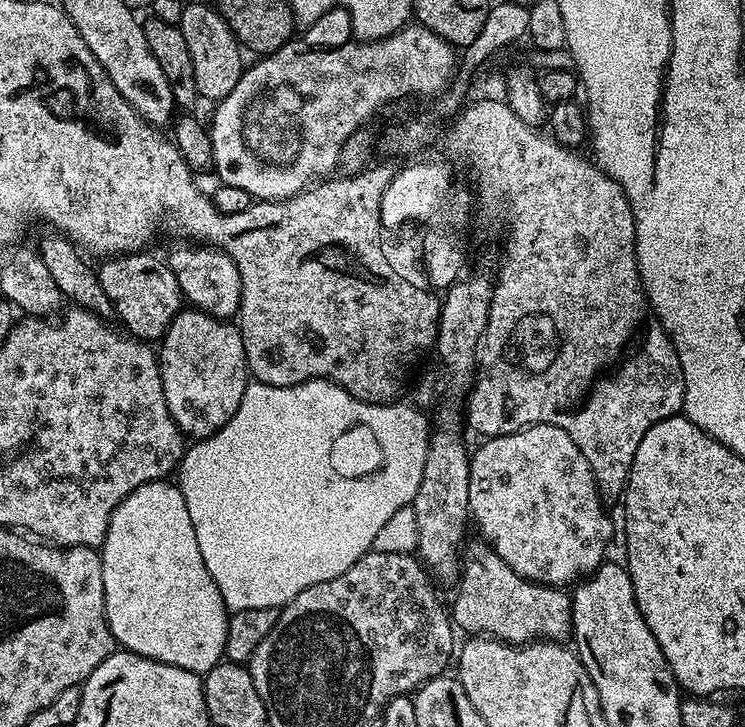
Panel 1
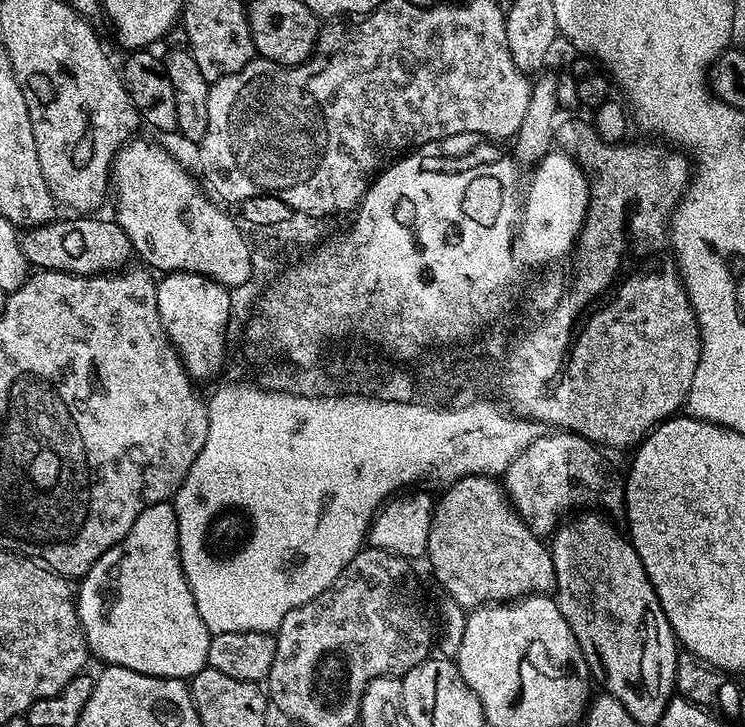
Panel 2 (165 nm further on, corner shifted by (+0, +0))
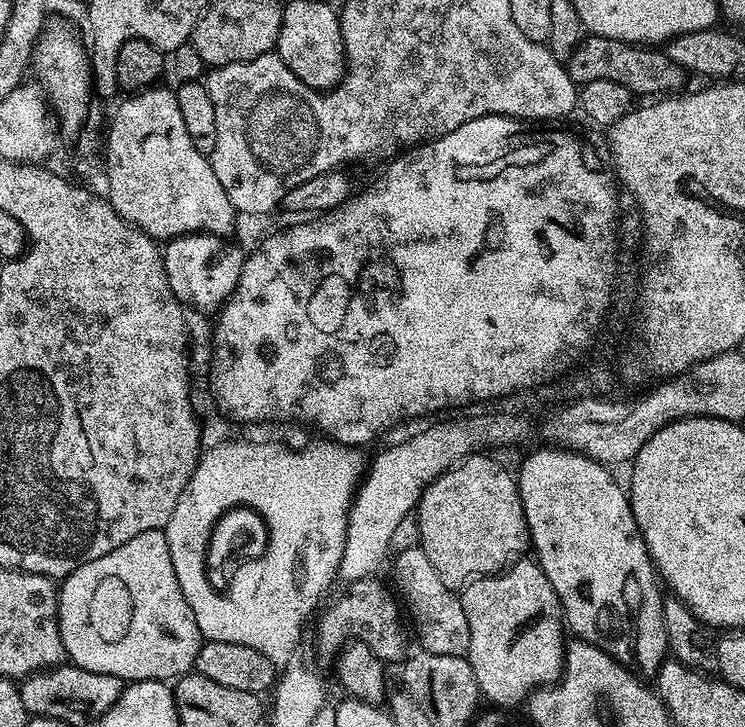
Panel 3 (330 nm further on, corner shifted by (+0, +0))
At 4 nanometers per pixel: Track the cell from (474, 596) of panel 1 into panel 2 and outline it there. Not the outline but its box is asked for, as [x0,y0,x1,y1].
[427,476,556,610]

